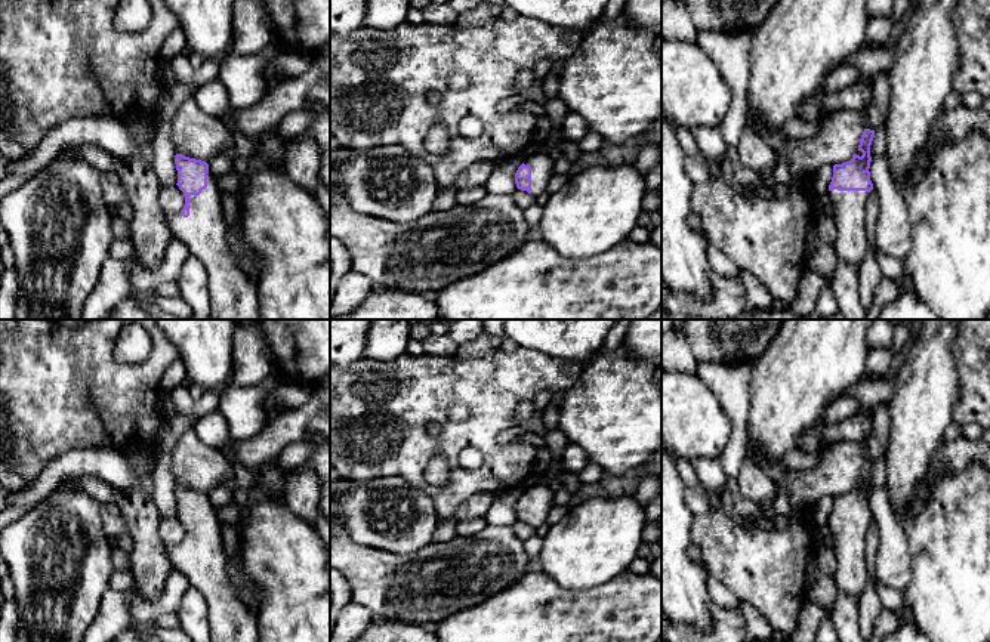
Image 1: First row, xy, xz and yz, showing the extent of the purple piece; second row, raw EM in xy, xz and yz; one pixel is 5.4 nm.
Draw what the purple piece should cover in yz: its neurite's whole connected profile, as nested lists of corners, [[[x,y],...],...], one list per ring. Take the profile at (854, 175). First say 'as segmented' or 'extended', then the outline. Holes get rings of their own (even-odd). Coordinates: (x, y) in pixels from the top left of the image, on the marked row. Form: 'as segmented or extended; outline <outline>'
extended; outline [[[864,129],[858,151],[852,158],[833,166],[829,198],[833,204],[836,240],[833,243],[839,260],[860,265],[867,253],[866,203],[873,189],[870,180],[870,145],[875,130]]]

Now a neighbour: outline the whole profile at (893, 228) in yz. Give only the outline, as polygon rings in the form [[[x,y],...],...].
[[[886,155],[873,157],[869,172],[879,197],[879,217],[876,222],[878,250],[898,260],[904,260],[912,244],[904,191],[895,185]]]

